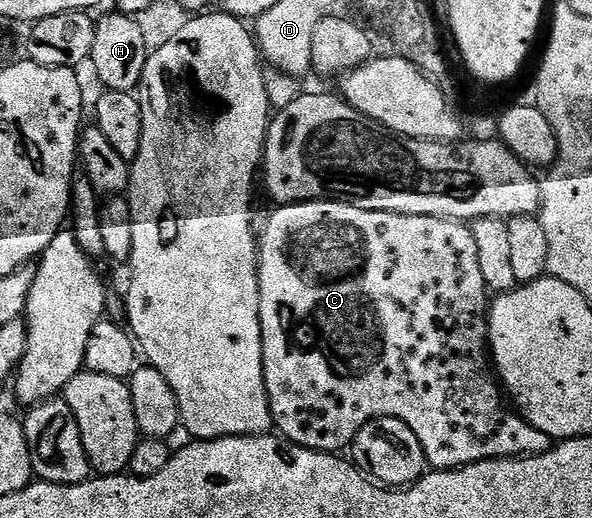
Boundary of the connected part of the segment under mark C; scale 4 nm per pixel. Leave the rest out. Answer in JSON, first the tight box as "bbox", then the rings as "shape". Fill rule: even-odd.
{"bbox":[258,201,552,471],"shape":[[[329,201],[287,203],[275,206],[273,209],[275,211],[271,213],[270,220],[266,223],[266,233],[263,236],[261,234],[260,237],[258,276],[260,277],[260,325],[262,326],[262,352],[264,353],[264,381],[268,389],[274,426],[280,432],[281,438],[313,451],[342,453],[345,447],[347,450],[353,444],[356,433],[360,433],[360,429],[364,425],[368,425],[368,421],[373,419],[399,419],[404,421],[404,425],[408,425],[408,429],[412,429],[412,433],[416,433],[416,441],[420,441],[420,445],[424,449],[426,462],[435,471],[454,471],[458,467],[467,467],[485,459],[517,459],[527,455],[542,455],[545,451],[550,450],[552,441],[549,437],[544,433],[540,433],[540,429],[528,425],[528,421],[522,418],[517,410],[508,406],[507,400],[504,398],[503,388],[500,386],[500,380],[492,366],[492,360],[488,354],[488,340],[490,338],[488,292],[484,277],[480,274],[480,260],[476,253],[476,237],[473,230],[465,222],[456,219],[441,219],[440,217],[424,217],[423,215],[401,215],[400,213],[388,213],[387,211],[365,211],[364,209],[356,209],[347,203],[331,203]]]}

